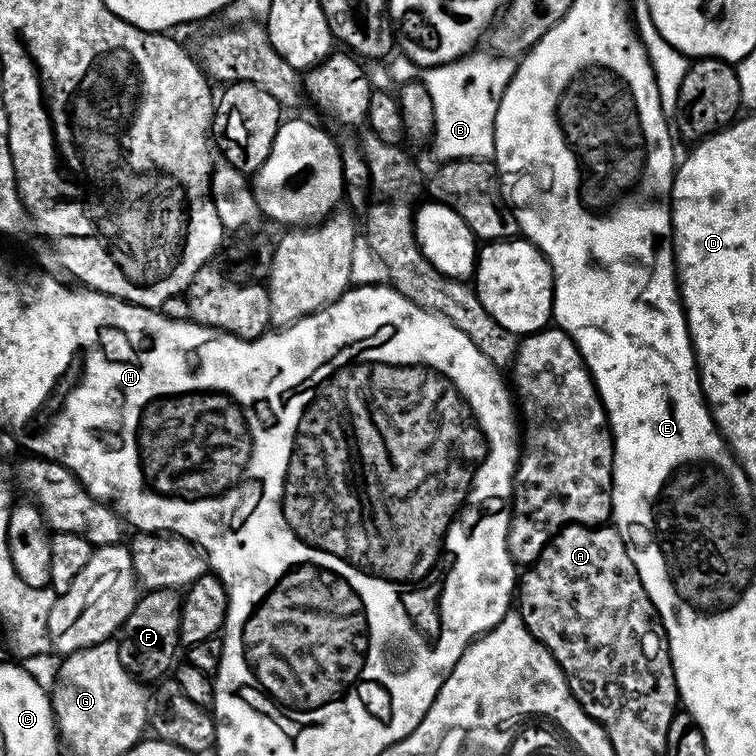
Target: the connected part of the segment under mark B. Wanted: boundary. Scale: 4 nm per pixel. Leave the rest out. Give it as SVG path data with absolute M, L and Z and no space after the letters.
M472 54L459 60L455 59L451 63L445 63L439 70L441 72L432 72L428 76L427 83L429 85L437 84L440 87L441 96L437 95L434 99L434 116L436 122L434 125L434 141L436 140L436 152L441 157L441 161L447 162L449 160L484 160L491 157L495 153L496 147L494 146L494 126L496 125L496 111L498 110L498 102L502 98L502 94L506 90L506 86L509 84L510 78L516 72L517 61L511 59L508 54L500 54L504 56L480 56L478 54Z

